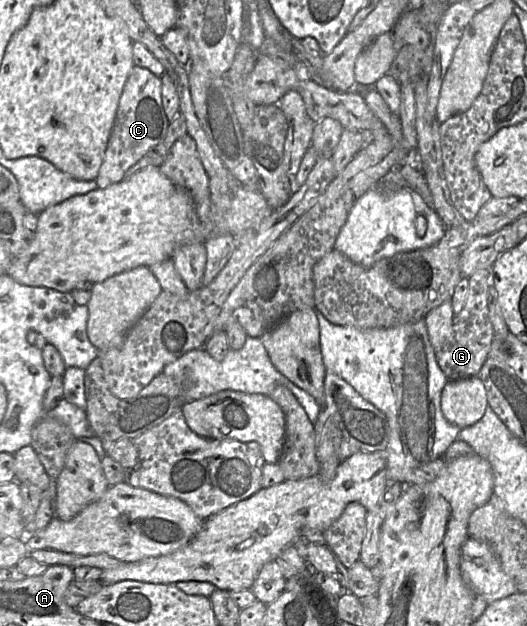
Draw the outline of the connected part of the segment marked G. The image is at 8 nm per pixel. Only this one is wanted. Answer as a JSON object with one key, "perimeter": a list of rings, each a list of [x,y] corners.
{"perimeter":[[[478,269],[469,276],[468,280],[469,288],[464,307],[453,317],[448,338],[441,348],[435,351],[437,363],[448,380],[477,376],[488,357],[494,336],[488,310],[488,288],[492,284],[492,270]]]}

